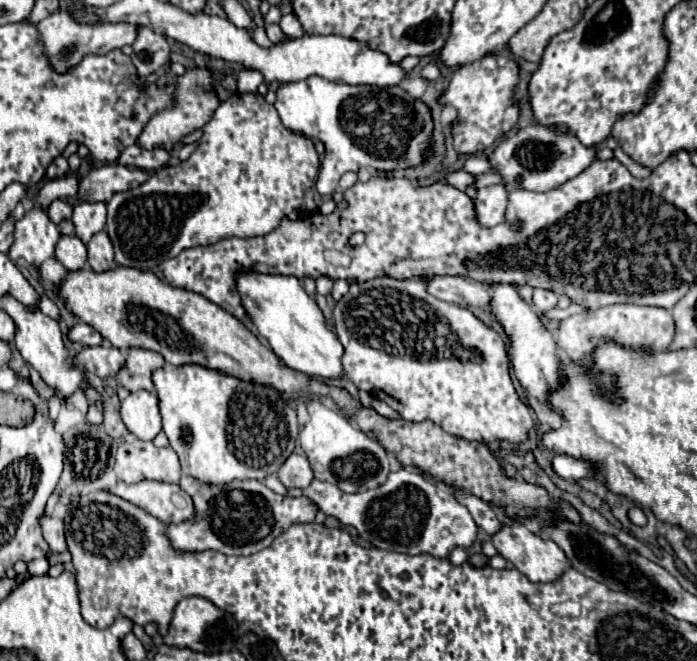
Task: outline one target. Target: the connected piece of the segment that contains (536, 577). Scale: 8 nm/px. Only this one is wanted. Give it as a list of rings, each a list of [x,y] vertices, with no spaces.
[[[524,524],[502,526],[500,532],[496,532],[490,540],[496,546],[498,554],[508,562],[512,562],[514,568],[520,570],[530,582],[556,582],[570,568],[570,560],[556,542],[548,538],[540,538],[538,534],[530,532]]]

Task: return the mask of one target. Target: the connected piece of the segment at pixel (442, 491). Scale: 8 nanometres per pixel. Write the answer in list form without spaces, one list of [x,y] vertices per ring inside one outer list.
[[[400,468],[398,472],[392,472],[386,484],[376,490],[346,494],[340,492],[336,484],[314,478],[304,494],[316,500],[326,516],[334,516],[344,526],[356,528],[360,538],[376,548],[402,554],[432,554],[436,558],[448,558],[456,546],[470,548],[478,534],[478,526],[468,508],[462,506],[450,490],[450,486],[442,482],[434,484],[416,470]]]

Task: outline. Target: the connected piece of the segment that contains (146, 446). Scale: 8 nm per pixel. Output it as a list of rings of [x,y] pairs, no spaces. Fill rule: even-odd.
[[[138,438],[118,446],[114,470],[118,478],[128,484],[140,480],[178,484],[180,480],[180,462],[176,452],[172,452],[172,448],[156,448],[152,442]]]

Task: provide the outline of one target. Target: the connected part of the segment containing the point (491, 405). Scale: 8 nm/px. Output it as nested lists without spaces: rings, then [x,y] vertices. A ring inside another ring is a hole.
[[[380,276],[380,278],[372,278],[368,282],[352,282],[350,284],[350,292],[344,294],[336,302],[336,306],[334,306],[334,330],[336,330],[336,336],[338,336],[340,344],[344,346],[342,366],[344,366],[346,376],[358,386],[358,390],[366,390],[366,392],[378,394],[376,398],[392,404],[394,410],[404,420],[410,420],[410,422],[432,420],[434,424],[438,424],[448,434],[454,434],[454,436],[466,438],[466,440],[478,440],[478,442],[508,440],[508,442],[518,444],[518,442],[522,442],[528,436],[528,430],[534,428],[534,412],[520,402],[520,398],[518,398],[518,394],[516,394],[516,390],[512,386],[510,374],[508,374],[508,364],[510,362],[508,362],[508,348],[506,348],[504,336],[500,336],[492,328],[484,326],[470,310],[460,308],[456,304],[442,302],[442,300],[438,300],[434,296],[428,296],[428,292],[424,292],[422,284],[418,280],[414,280],[414,278],[410,278],[410,280],[396,280],[396,278],[390,278],[390,276]]]

